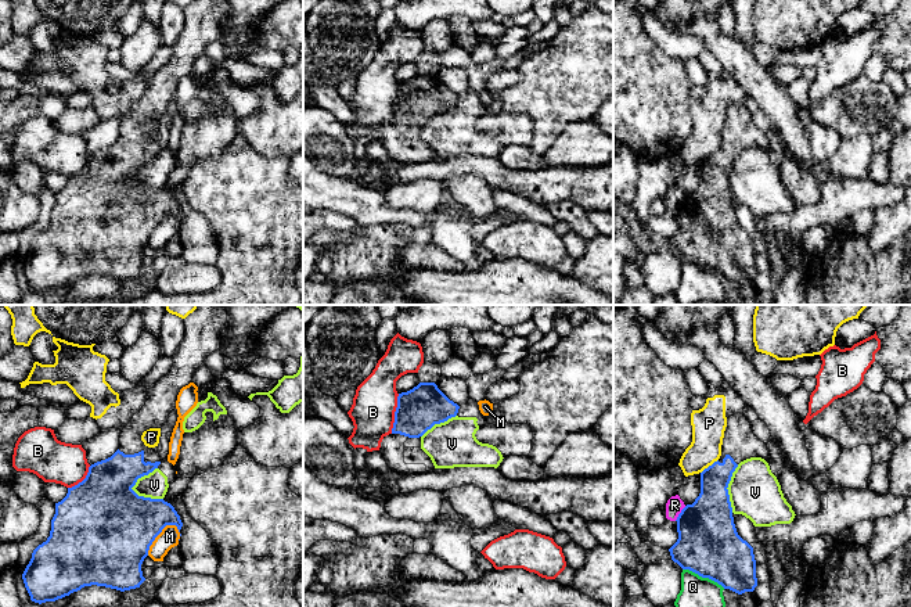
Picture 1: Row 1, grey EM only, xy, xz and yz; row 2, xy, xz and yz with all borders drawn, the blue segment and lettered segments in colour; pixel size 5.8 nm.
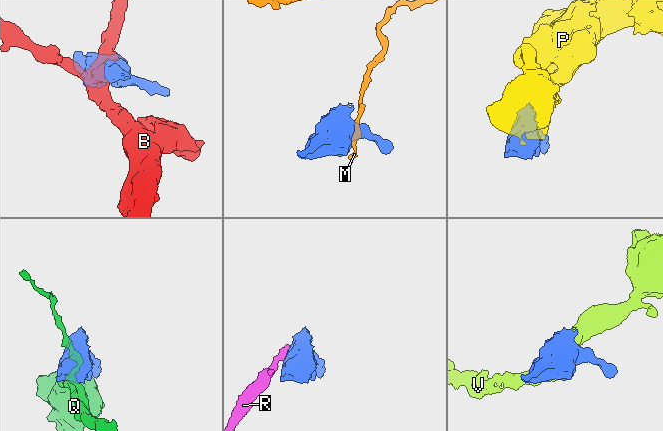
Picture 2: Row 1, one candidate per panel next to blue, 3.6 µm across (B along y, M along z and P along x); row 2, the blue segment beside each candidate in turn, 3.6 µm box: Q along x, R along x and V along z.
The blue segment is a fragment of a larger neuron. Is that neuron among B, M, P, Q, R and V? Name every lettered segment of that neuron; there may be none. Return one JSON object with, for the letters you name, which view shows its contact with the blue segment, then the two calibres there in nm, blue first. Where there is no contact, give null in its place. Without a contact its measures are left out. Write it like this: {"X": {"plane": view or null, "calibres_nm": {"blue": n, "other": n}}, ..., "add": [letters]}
{"add": []}

